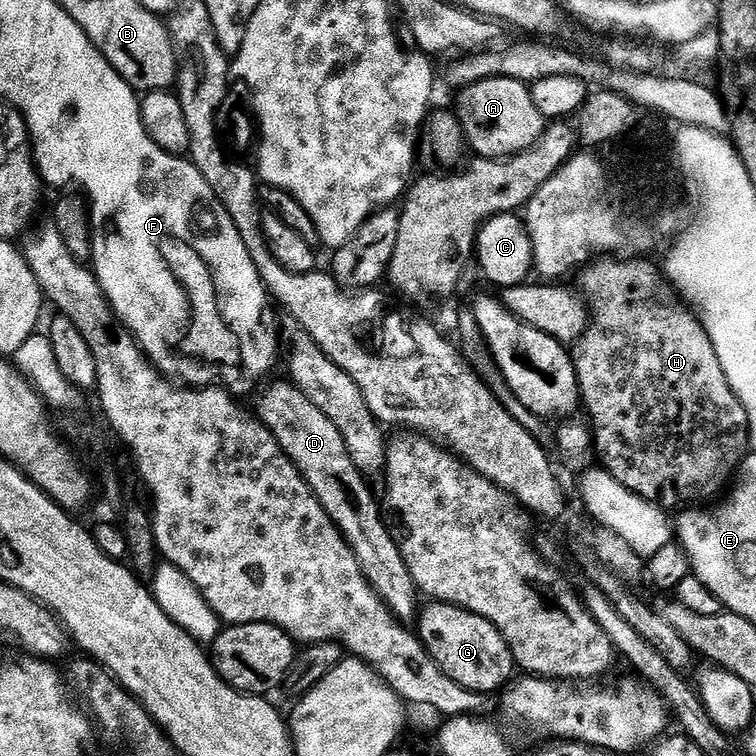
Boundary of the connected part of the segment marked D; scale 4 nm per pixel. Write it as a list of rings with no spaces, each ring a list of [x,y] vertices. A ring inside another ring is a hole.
[[[285,382],[285,384],[272,384],[260,397],[256,400],[256,408],[254,407],[255,415],[261,422],[263,422],[267,428],[270,430],[270,434],[274,434],[274,438],[278,442],[278,446],[282,446],[282,450],[290,458],[290,462],[295,466],[295,468],[300,471],[302,478],[310,486],[312,493],[318,498],[318,502],[322,506],[322,510],[326,510],[326,514],[331,520],[336,524],[336,529],[344,535],[344,541],[352,547],[352,553],[356,555],[356,561],[360,564],[360,569],[362,574],[368,579],[368,585],[371,586],[377,594],[380,596],[380,601],[384,603],[396,615],[396,619],[401,622],[410,622],[417,617],[418,603],[416,604],[416,596],[418,597],[418,589],[414,578],[410,578],[410,570],[406,570],[406,564],[404,559],[400,554],[400,548],[396,538],[392,538],[391,534],[388,533],[388,528],[384,525],[384,520],[380,517],[381,505],[378,503],[376,505],[376,500],[372,497],[372,492],[368,489],[368,484],[366,481],[365,473],[361,472],[360,469],[354,466],[354,462],[350,458],[350,454],[346,450],[346,442],[342,442],[342,434],[338,434],[338,429],[334,426],[334,422],[330,422],[330,418],[326,418],[326,414],[322,414],[322,410],[318,410],[318,406],[314,406],[314,402],[310,402],[310,398],[306,398],[306,394],[302,394],[302,390],[296,387],[295,384],[291,382]]]

